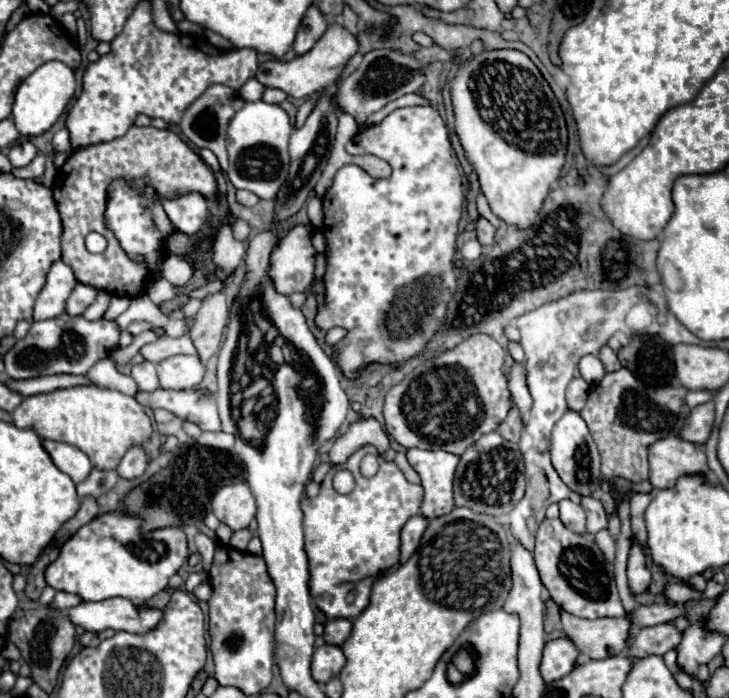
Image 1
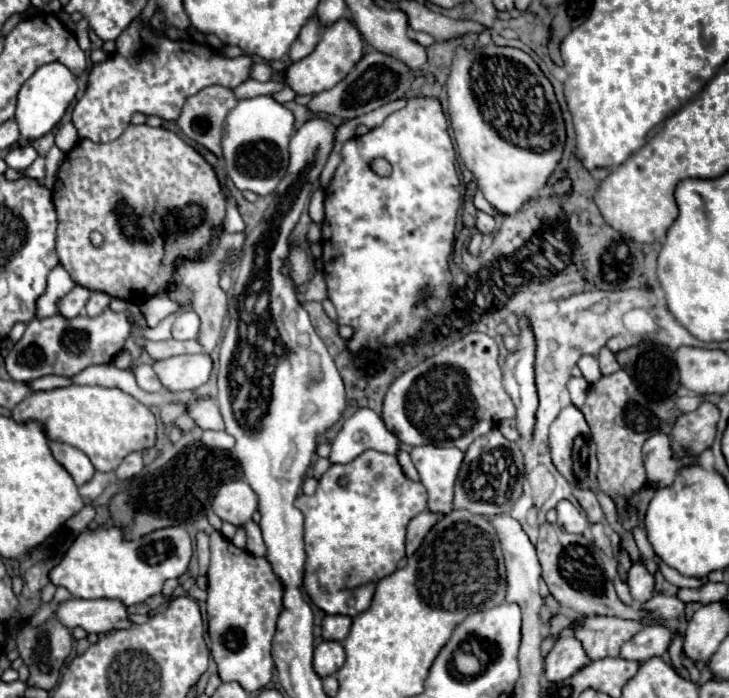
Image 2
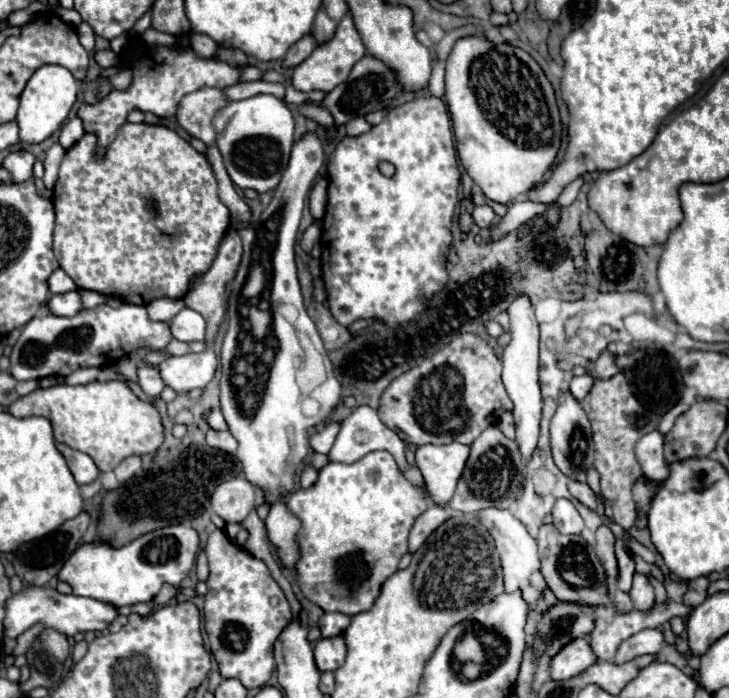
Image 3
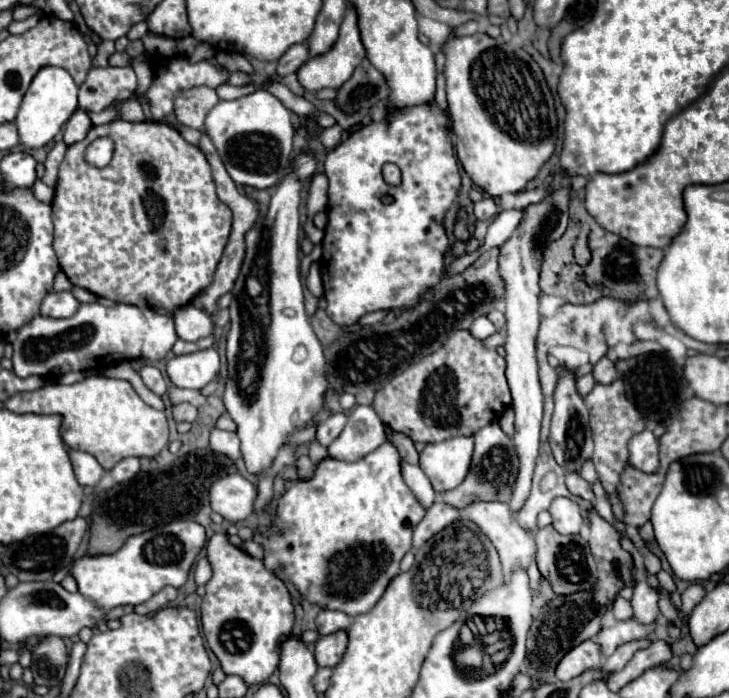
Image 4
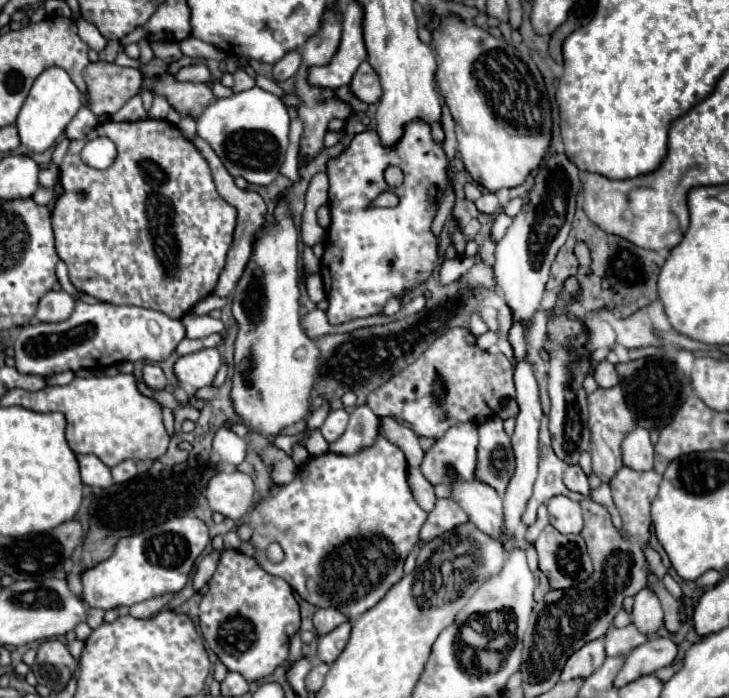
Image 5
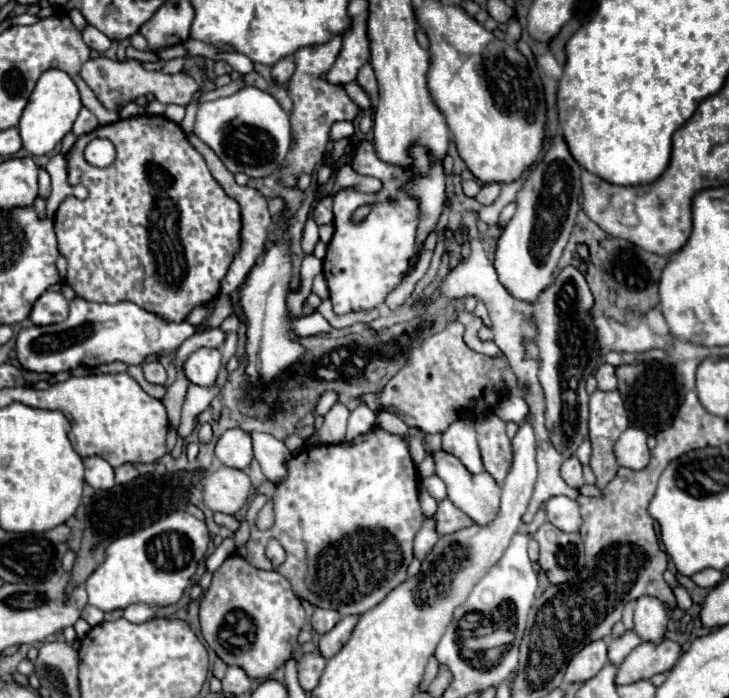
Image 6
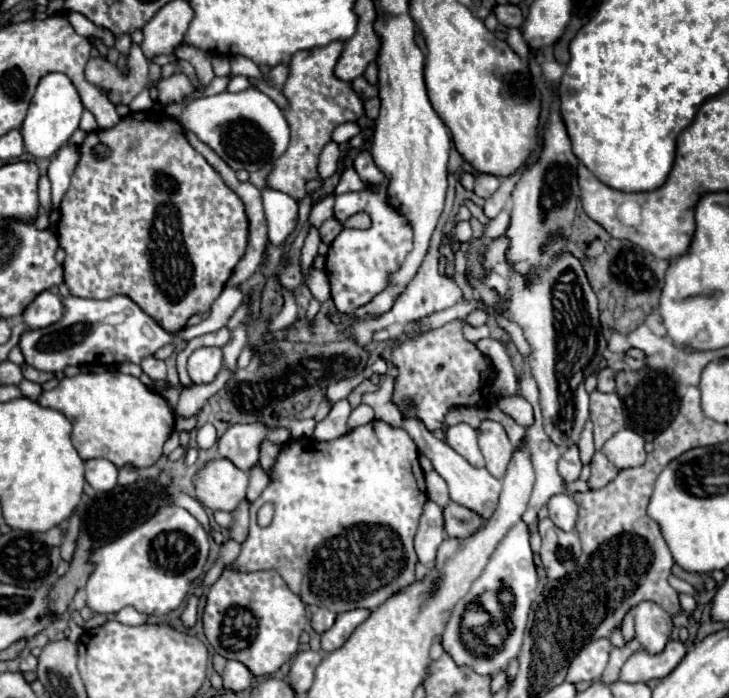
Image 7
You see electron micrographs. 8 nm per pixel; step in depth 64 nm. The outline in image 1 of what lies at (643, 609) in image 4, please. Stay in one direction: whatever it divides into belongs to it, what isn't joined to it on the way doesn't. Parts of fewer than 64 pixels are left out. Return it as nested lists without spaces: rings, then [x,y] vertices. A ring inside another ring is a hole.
[[[632,540],[632,548],[628,556],[628,584],[632,594],[648,592],[650,582],[652,582],[652,576],[650,576],[650,570],[646,568],[642,546],[636,540]]]

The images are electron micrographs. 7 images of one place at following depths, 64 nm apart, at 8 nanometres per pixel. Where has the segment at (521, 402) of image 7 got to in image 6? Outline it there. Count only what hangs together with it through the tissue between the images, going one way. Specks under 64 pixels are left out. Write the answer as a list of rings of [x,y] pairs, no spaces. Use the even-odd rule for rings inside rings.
[[[506,394],[500,400],[500,404],[494,408],[494,414],[506,422],[512,420],[516,424],[522,424],[526,420],[526,416],[530,414],[530,408],[520,394]]]

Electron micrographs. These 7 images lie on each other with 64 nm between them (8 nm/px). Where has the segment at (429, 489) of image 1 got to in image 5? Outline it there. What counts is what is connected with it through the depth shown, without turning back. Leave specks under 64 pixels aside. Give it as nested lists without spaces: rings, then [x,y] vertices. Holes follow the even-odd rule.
[[[456,424],[426,452],[420,470],[428,482],[440,484],[446,480],[446,466],[452,464],[460,478],[470,480],[476,472],[476,446],[476,424]]]

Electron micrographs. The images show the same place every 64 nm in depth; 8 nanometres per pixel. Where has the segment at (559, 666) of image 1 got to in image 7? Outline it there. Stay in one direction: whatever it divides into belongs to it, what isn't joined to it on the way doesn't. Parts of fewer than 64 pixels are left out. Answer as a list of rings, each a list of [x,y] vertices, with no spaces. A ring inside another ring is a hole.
[[[598,638],[592,640],[588,646],[584,646],[580,650],[580,654],[572,660],[570,670],[566,680],[568,682],[590,682],[590,680],[598,680],[600,674],[604,672],[606,664],[608,664],[608,656],[610,656],[612,644],[608,638]]]

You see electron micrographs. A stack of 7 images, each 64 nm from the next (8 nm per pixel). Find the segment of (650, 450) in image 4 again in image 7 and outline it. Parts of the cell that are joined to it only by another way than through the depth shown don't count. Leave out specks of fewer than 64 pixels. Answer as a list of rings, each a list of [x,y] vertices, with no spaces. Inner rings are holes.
[[[620,430],[604,444],[604,454],[616,468],[636,468],[642,466],[646,460],[644,452],[644,438],[632,430]]]

